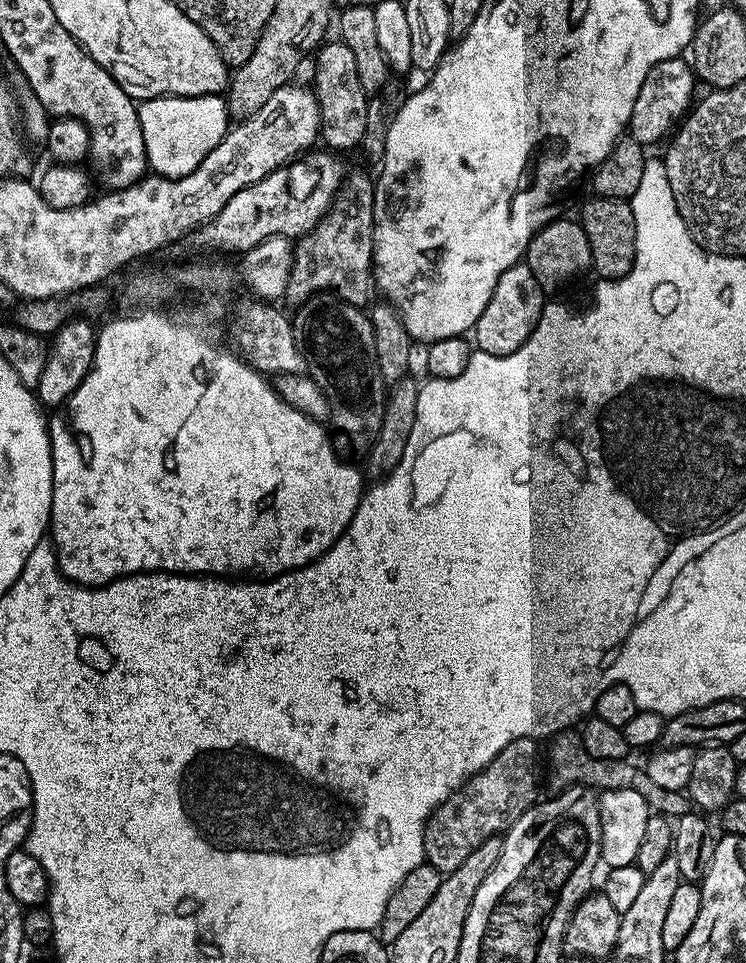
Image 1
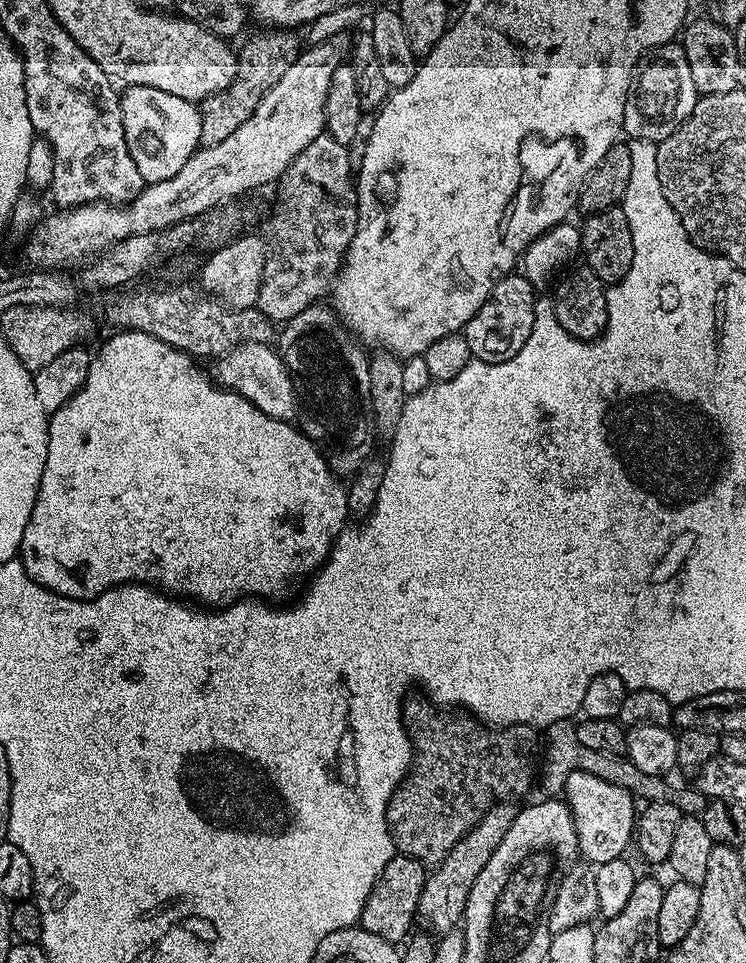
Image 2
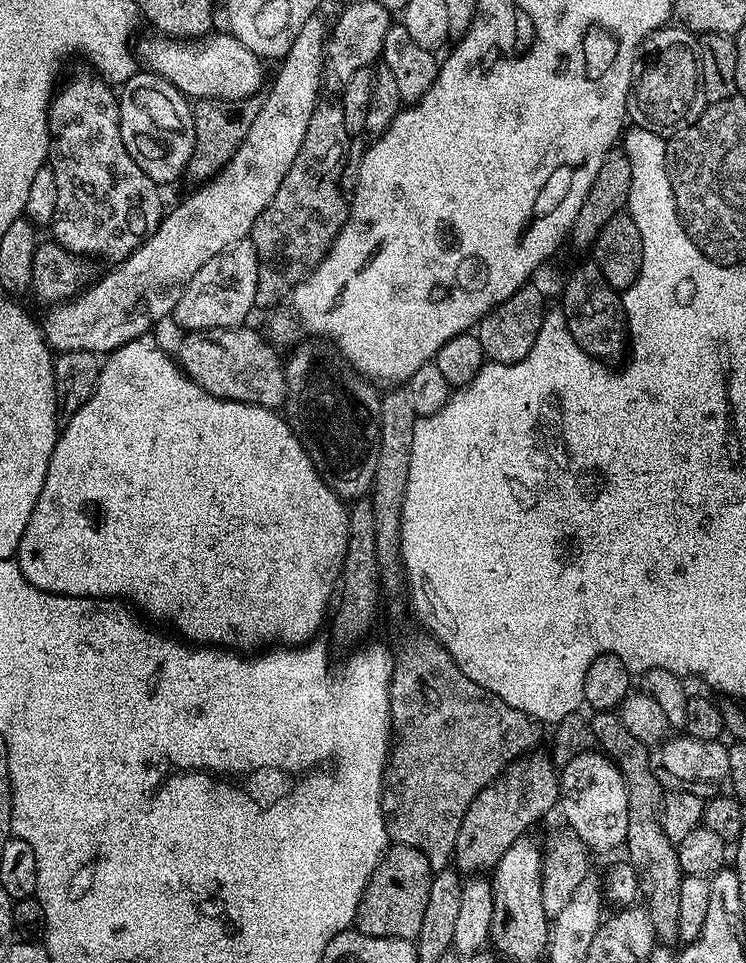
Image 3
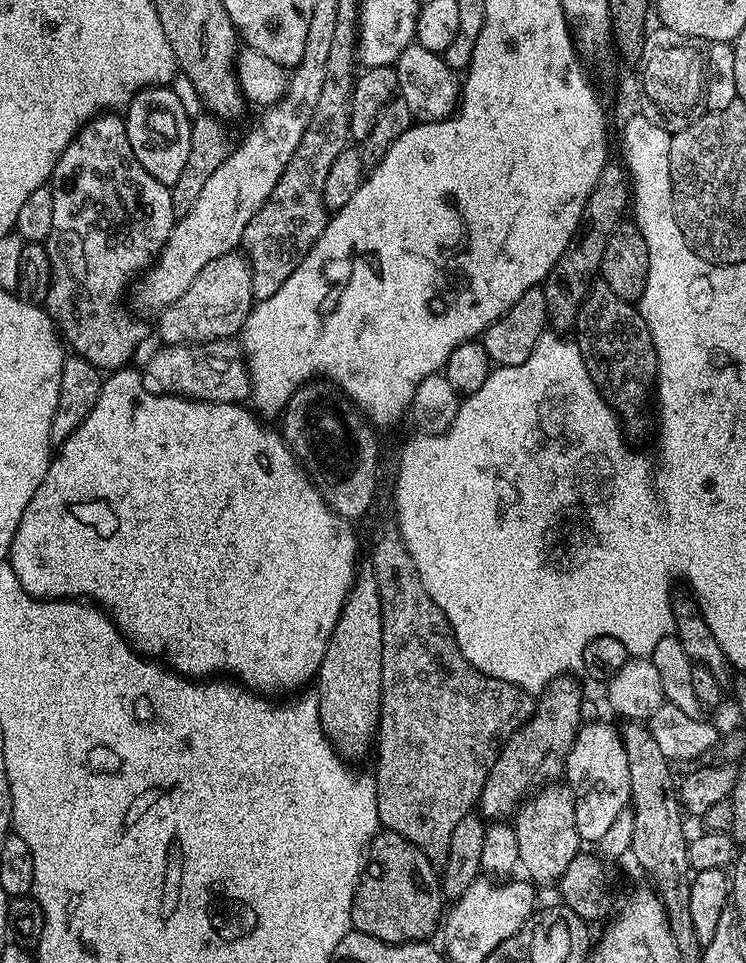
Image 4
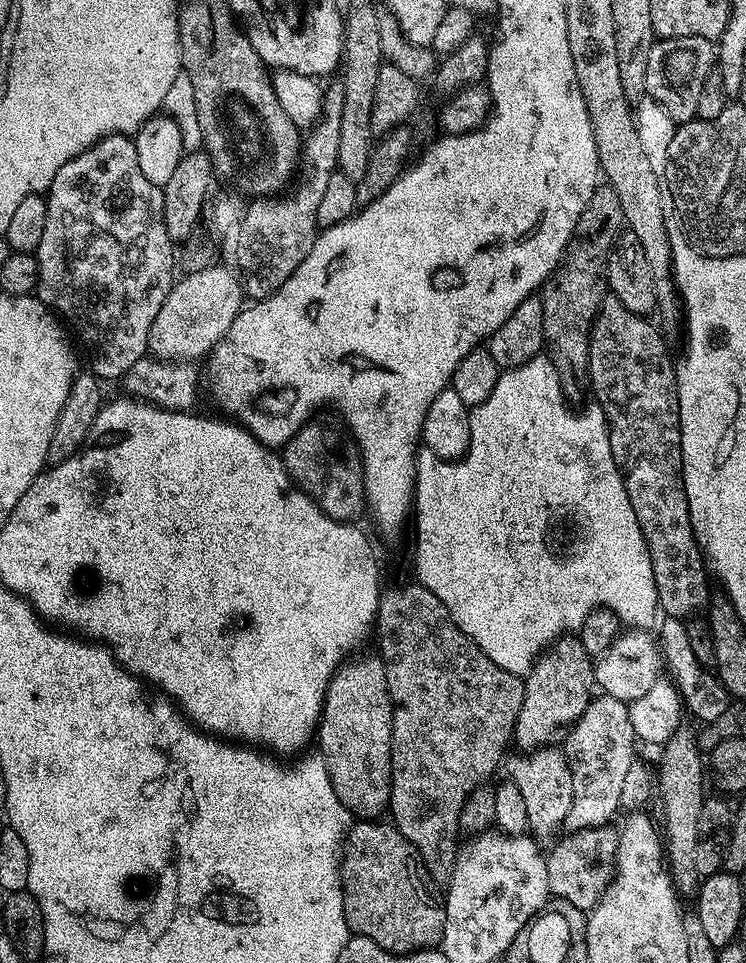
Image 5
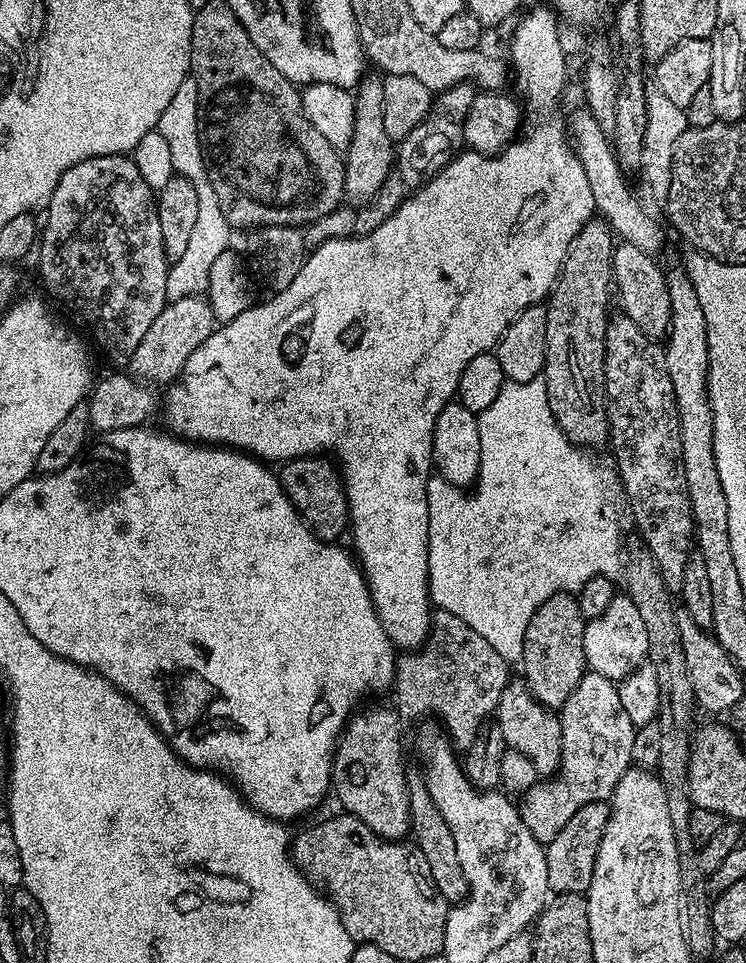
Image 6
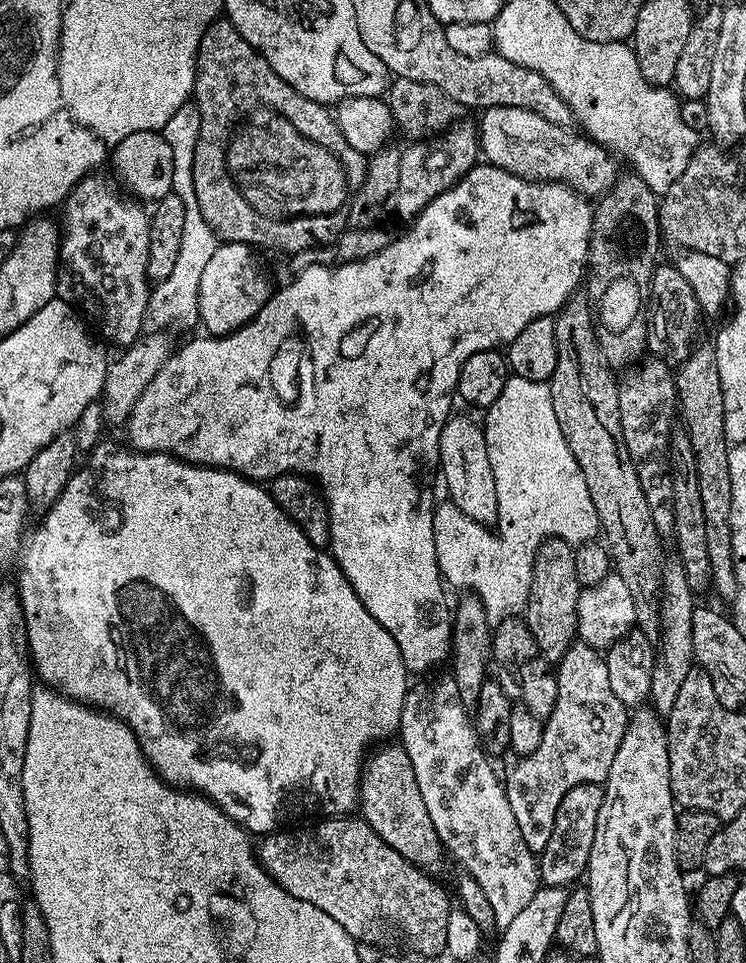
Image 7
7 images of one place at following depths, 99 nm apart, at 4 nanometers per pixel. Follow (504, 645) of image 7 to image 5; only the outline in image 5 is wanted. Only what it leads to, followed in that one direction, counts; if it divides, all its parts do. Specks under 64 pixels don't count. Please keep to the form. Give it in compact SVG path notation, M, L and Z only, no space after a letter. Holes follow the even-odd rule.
M559 747L537 748L535 752L520 754L512 764L510 780L521 791L523 805L528 819L527 831L533 837L552 836L561 831L566 814L572 812L574 778L568 765L568 758Z

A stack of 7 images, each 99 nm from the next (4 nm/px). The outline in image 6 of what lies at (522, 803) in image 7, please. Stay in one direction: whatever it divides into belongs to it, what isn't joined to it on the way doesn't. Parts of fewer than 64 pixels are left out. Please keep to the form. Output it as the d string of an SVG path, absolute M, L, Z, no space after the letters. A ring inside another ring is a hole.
M591 670L585 671L578 686L574 686L574 694L570 694L563 708L559 709L558 715L562 726L562 754L558 775L547 782L533 784L523 794L518 804L521 820L525 823L526 829L530 830L530 834L543 846L551 842L562 830L562 826L565 826L582 806L586 806L587 803L611 801L612 791L618 786L622 774L626 774L633 763L632 747L638 729L637 725L630 722L626 710L622 710L622 698L614 681Z

